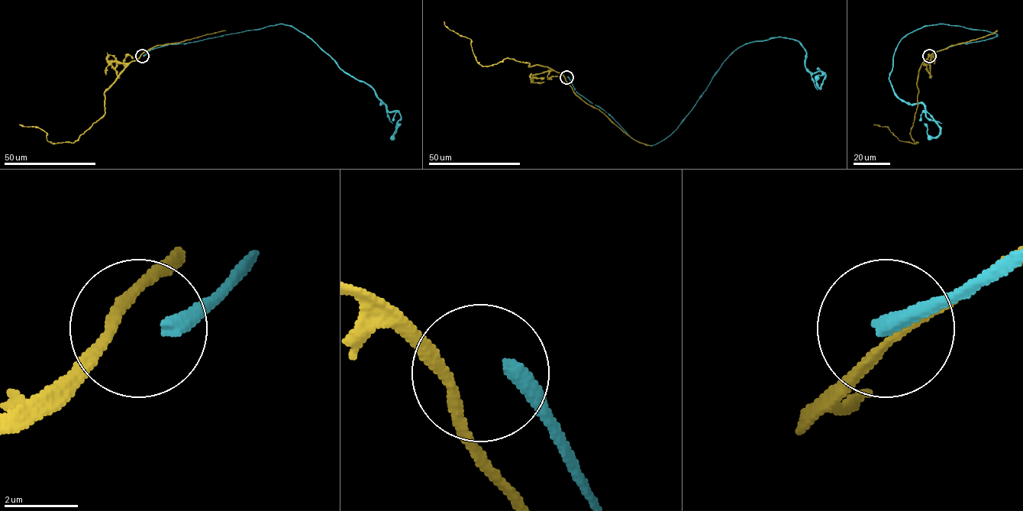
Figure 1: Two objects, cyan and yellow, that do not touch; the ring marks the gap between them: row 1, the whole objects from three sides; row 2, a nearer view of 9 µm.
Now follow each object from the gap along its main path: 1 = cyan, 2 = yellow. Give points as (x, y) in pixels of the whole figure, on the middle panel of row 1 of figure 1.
1: (567, 77), (648, 145), (676, 130), (746, 43), (795, 39), (806, 69), (824, 75), (820, 88), (824, 72)
2: (565, 77), (547, 66), (528, 66), (506, 58), (482, 66), (470, 39), (450, 30), (443, 21)

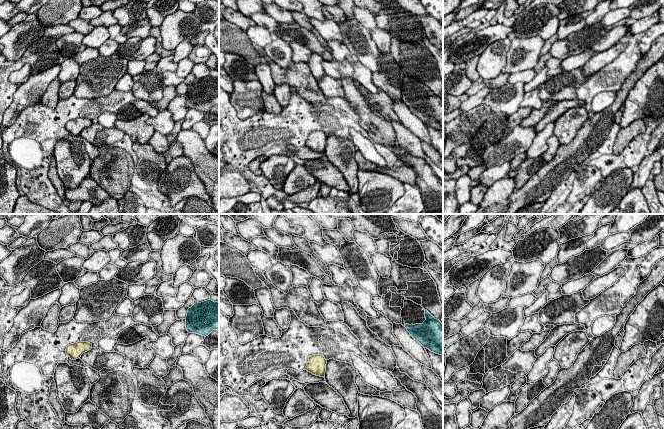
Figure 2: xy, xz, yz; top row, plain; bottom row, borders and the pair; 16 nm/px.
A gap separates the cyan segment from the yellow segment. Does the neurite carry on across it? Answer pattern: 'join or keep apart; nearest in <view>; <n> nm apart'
keep apart; nearest in xz; 1350 nm apart

